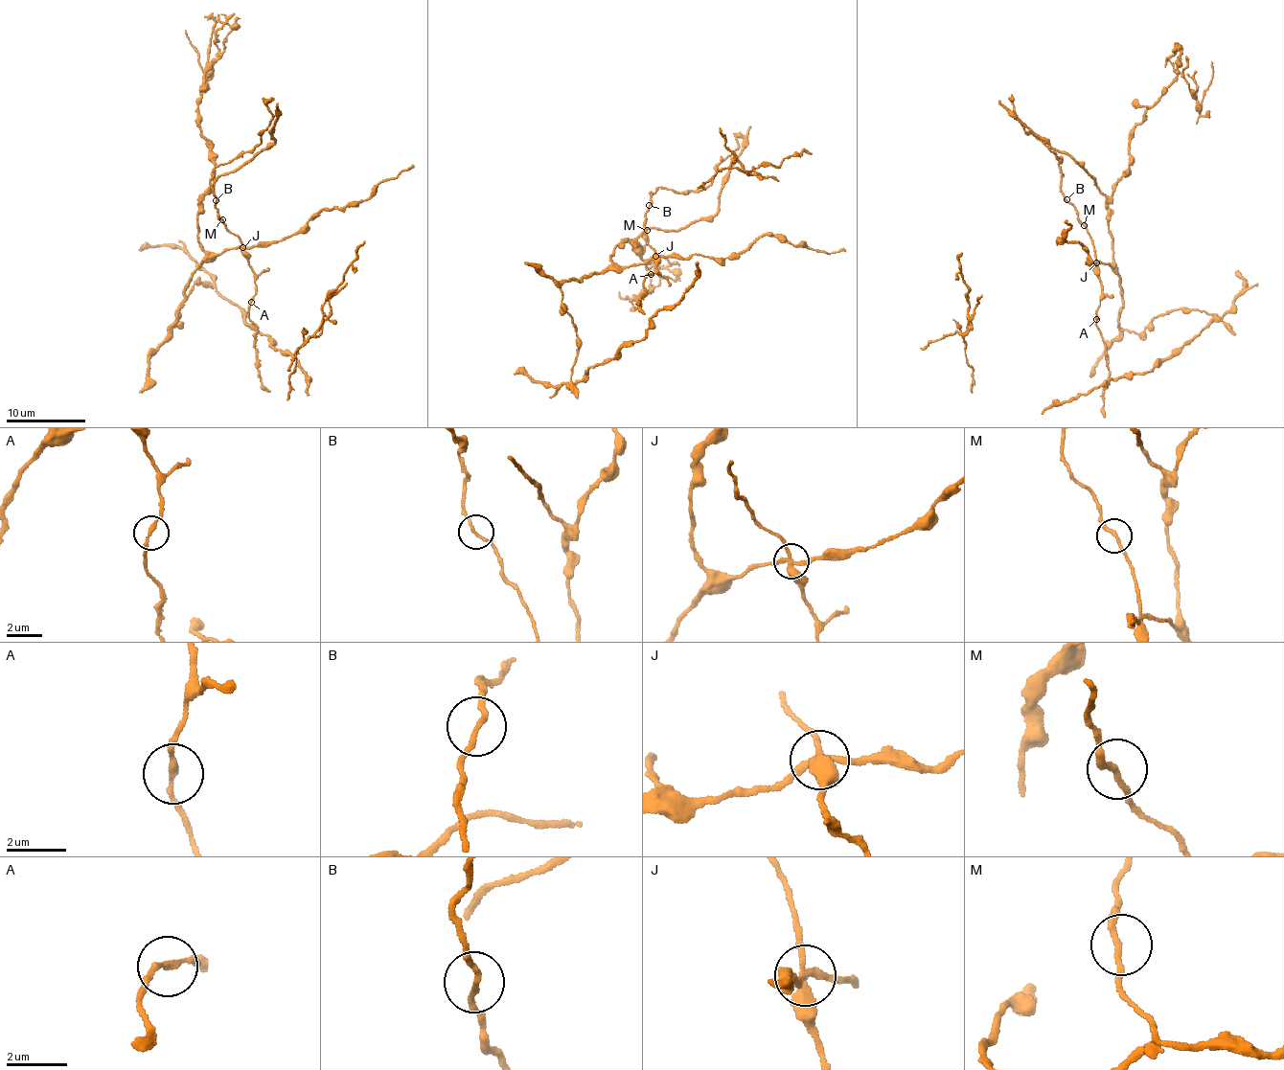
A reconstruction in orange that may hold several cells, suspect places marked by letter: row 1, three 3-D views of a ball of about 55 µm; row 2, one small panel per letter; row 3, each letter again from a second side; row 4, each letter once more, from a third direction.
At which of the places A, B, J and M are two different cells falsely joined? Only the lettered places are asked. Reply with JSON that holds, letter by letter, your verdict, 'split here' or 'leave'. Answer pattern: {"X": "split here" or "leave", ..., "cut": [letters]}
{"A": "leave", "B": "split here", "J": "split here", "M": "leave", "cut": ["B", "J"]}

